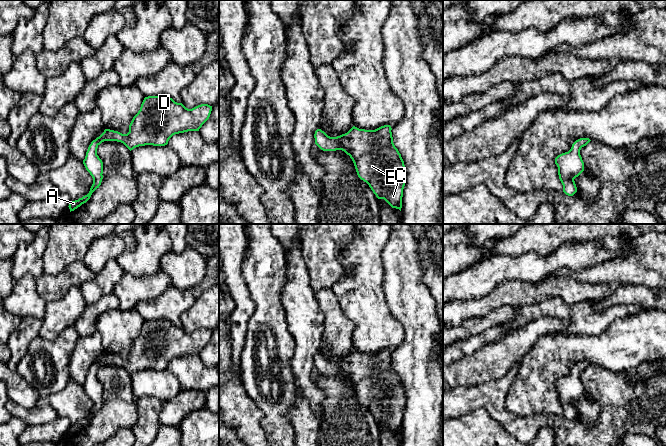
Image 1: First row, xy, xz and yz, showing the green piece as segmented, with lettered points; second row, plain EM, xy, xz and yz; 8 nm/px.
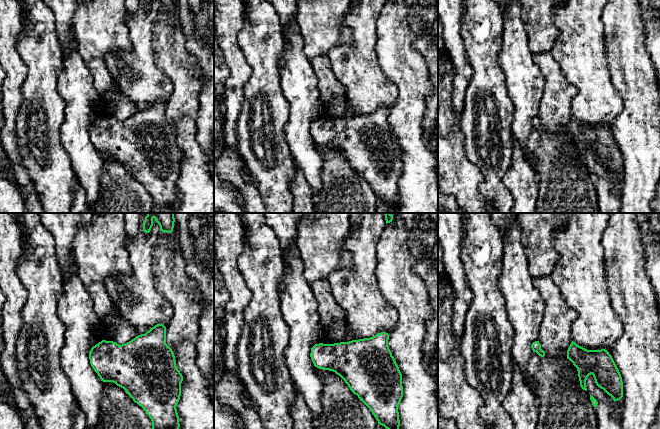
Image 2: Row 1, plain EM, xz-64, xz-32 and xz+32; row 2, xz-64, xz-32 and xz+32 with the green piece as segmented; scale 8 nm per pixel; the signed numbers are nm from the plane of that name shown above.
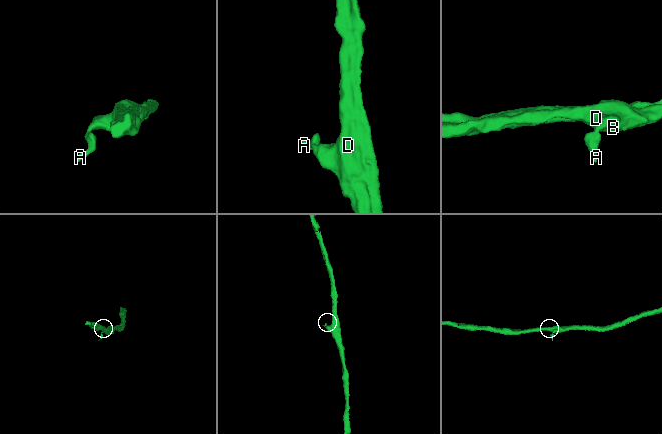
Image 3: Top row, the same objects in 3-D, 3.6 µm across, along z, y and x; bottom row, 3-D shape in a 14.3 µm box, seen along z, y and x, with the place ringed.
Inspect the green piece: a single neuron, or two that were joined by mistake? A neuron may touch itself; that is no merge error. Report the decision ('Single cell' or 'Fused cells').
Fused cells

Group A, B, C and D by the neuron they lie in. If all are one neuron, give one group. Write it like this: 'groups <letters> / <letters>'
groups A / B C D

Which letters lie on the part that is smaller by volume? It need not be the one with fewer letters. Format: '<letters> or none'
A

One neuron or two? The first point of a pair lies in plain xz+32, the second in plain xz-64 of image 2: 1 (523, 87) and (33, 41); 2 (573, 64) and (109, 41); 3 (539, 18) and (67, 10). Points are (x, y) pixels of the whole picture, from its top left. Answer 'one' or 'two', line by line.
1: two
2: two
3: two

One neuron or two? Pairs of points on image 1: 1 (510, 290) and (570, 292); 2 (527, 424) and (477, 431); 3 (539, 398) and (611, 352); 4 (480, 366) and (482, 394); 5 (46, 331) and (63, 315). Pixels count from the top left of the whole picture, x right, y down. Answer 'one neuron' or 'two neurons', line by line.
1: one neuron
2: two neurons
3: one neuron
4: two neurons
5: one neuron

